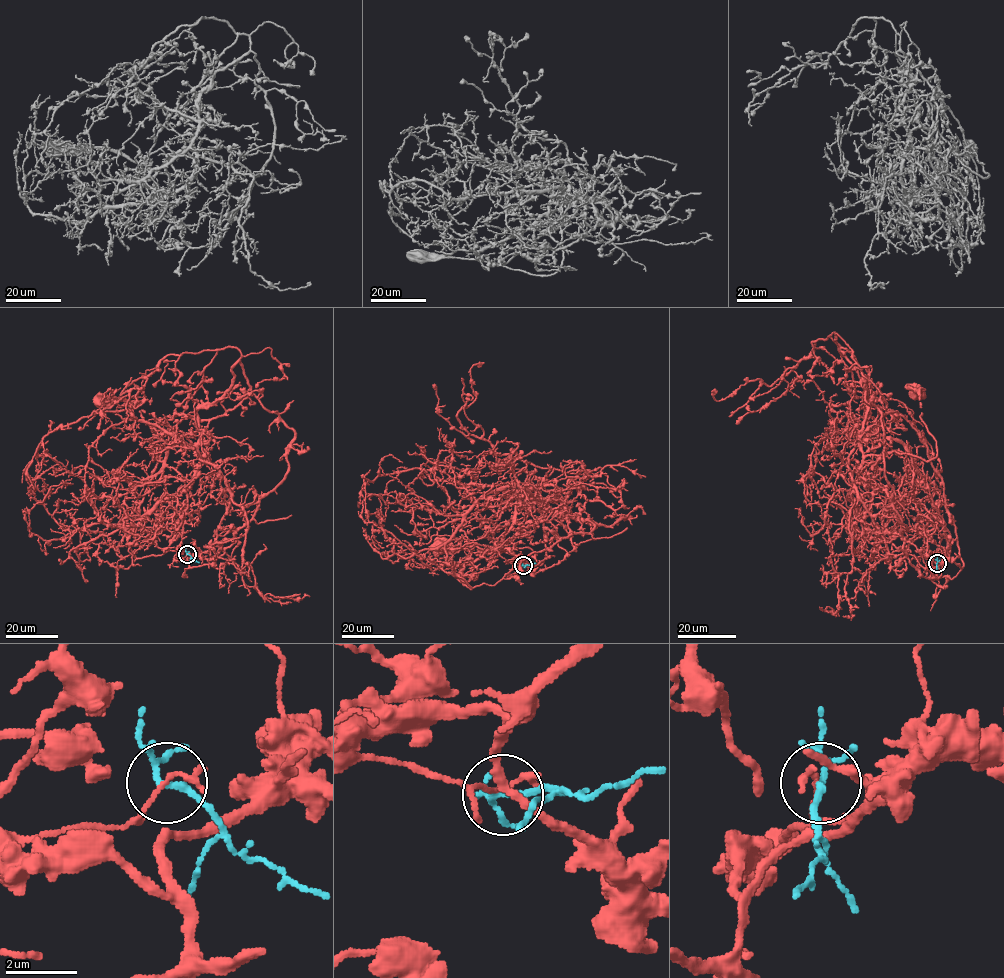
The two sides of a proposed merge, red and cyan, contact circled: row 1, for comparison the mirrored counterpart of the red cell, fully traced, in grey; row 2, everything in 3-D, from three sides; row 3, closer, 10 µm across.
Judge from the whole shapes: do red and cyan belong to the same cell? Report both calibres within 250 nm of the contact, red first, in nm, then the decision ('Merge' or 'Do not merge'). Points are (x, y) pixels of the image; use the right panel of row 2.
Thickness 90 nm (red) against 140 nm. Do not merge

